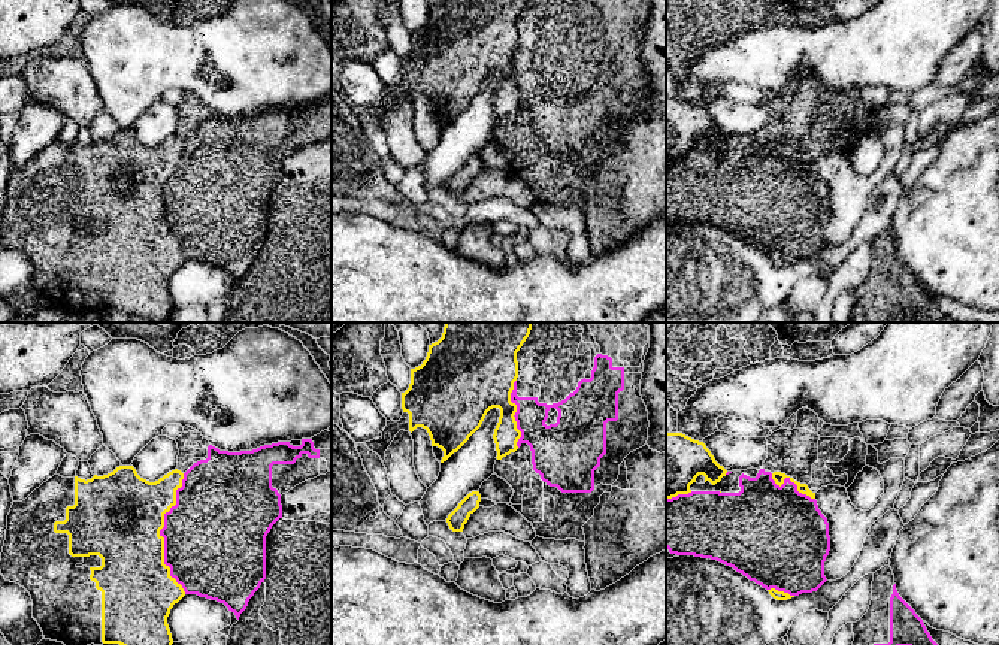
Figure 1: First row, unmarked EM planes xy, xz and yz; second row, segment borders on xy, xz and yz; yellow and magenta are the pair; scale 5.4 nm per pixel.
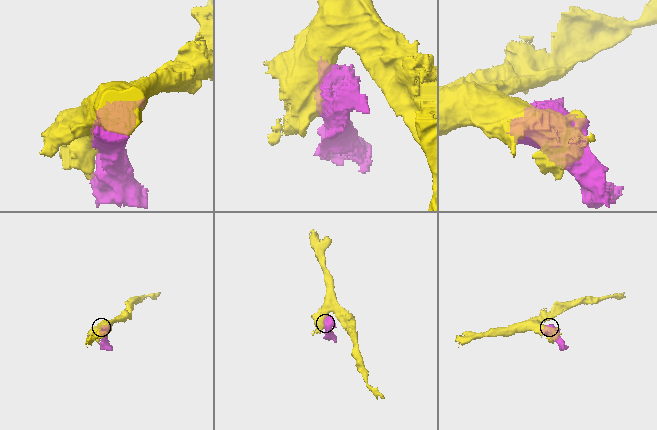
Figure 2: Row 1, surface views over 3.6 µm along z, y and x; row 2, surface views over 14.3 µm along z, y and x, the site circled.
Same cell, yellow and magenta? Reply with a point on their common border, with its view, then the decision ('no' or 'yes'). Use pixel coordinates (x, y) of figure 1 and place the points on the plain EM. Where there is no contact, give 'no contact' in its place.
meets yellow in xy at (159, 199); no

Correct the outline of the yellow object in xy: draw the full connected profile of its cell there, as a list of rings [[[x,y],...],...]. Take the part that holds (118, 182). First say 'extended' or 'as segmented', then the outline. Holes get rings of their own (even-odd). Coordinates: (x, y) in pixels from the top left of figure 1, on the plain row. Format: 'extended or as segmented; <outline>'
extended; [[[119,131],[113,137],[91,145],[63,143],[54,140],[39,154],[36,154],[25,166],[13,167],[7,181],[6,206],[1,218],[0,236],[6,246],[16,248],[24,252],[33,266],[33,284],[40,291],[45,305],[63,308],[66,312],[84,314],[87,311],[119,309],[130,317],[145,318],[152,322],[166,322],[173,305],[167,290],[167,282],[175,269],[178,269],[185,257],[175,243],[170,242],[170,233],[164,230],[164,203],[160,196],[164,193],[164,179],[176,170],[176,155],[182,152],[184,139],[178,134],[169,137],[155,148],[140,143],[133,131]],[[99,221],[100,233],[84,231],[84,224]]]

